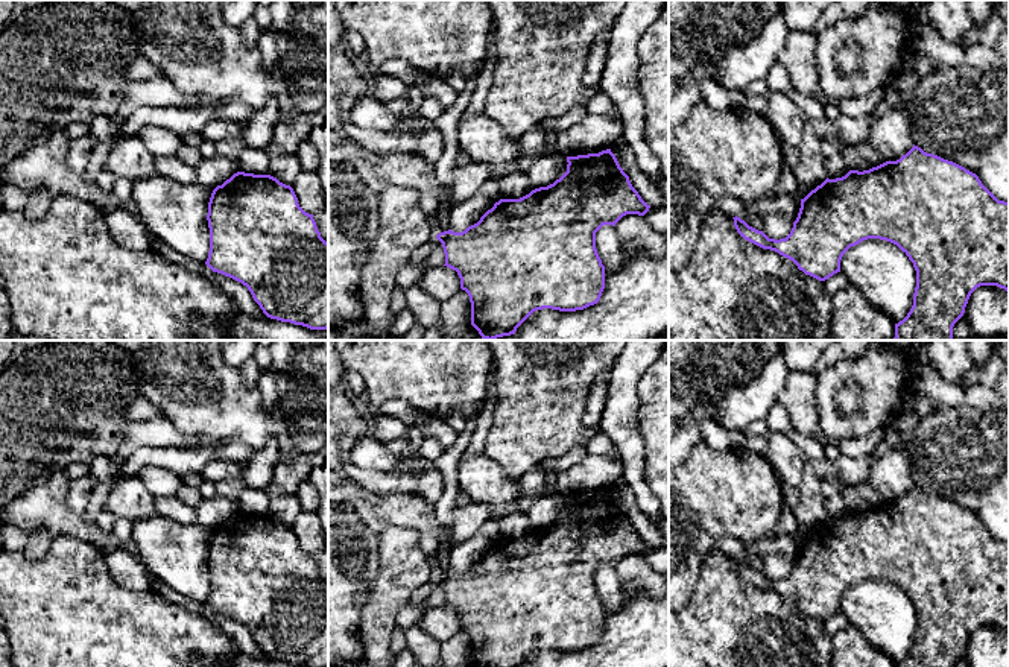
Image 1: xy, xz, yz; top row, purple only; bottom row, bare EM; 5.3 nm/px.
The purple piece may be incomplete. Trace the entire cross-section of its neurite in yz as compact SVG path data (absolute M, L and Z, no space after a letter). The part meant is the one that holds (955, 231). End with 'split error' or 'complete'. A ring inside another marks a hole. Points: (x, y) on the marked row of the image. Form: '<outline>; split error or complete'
M915 144L897 161L827 178L801 199L786 239L769 239L740 217L732 219L745 240L778 252L819 281L840 272L843 254L863 240L897 245L913 263L916 287L910 311L895 324L894 340L953 340L953 327L977 287L997 286L1009 292L1009 202L998 201L976 173Z; complete

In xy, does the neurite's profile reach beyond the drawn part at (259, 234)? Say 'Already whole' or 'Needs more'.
Already whole

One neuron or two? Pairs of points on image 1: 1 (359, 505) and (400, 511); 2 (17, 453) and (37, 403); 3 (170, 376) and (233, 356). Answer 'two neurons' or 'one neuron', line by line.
1: one neuron
2: one neuron
3: two neurons

